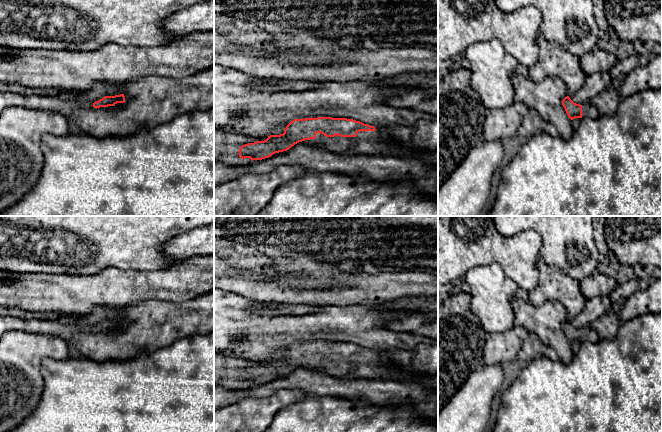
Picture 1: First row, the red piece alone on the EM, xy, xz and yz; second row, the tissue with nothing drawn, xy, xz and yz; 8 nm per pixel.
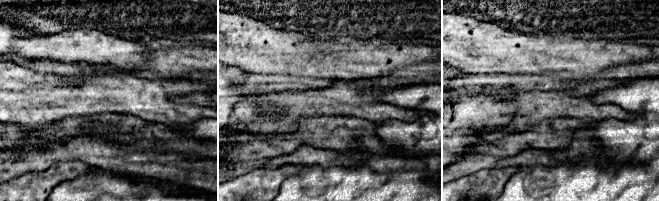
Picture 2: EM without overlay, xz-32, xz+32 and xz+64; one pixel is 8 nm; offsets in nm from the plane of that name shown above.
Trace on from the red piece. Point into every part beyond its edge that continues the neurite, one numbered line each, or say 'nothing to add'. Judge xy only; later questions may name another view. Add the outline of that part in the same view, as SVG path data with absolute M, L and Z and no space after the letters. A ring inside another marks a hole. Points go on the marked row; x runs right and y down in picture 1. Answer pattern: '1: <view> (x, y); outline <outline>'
nothing to add

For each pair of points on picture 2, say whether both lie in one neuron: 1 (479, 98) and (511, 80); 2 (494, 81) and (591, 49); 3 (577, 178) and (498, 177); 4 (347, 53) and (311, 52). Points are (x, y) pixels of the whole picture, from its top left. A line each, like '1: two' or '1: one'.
1: two
2: two
3: two
4: one

